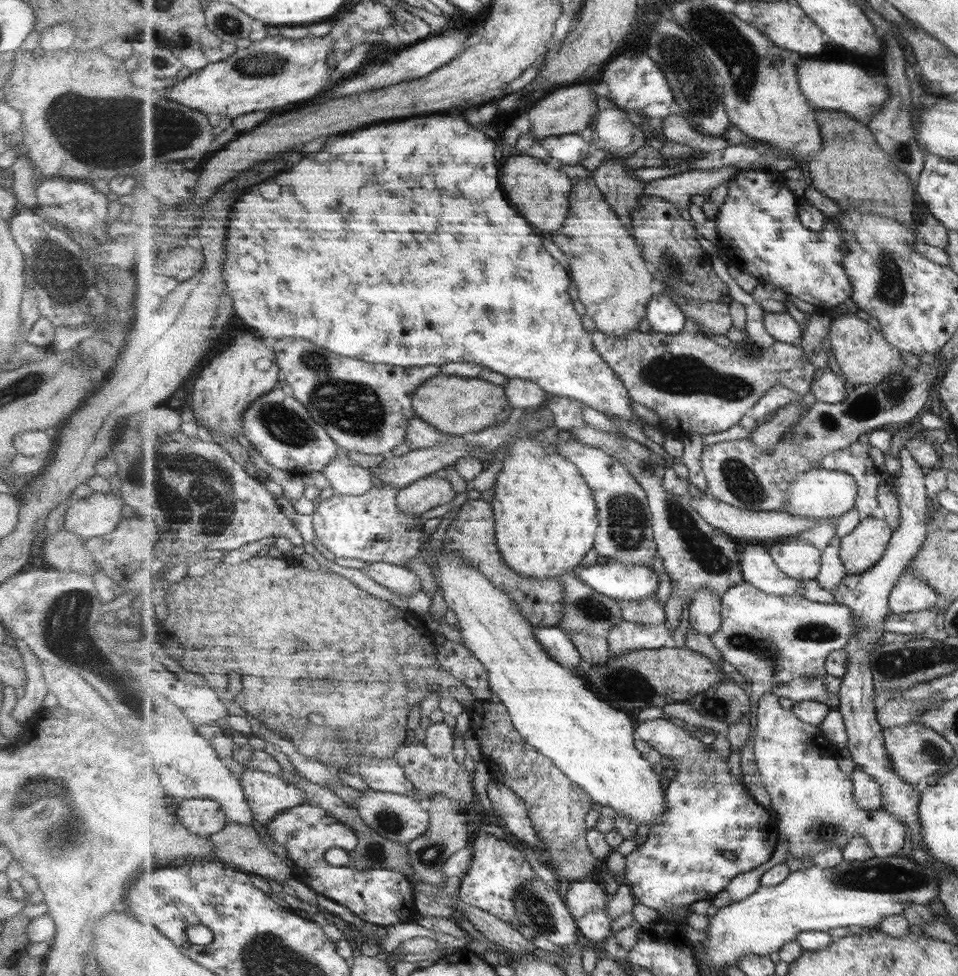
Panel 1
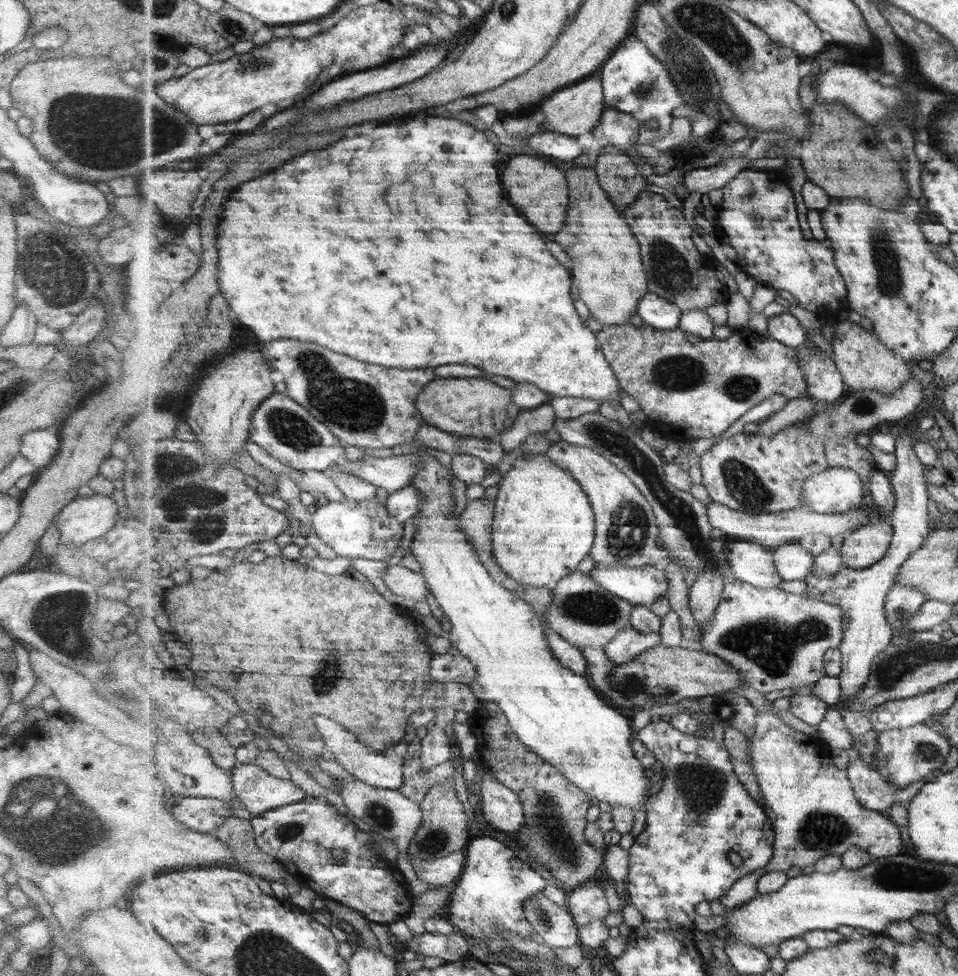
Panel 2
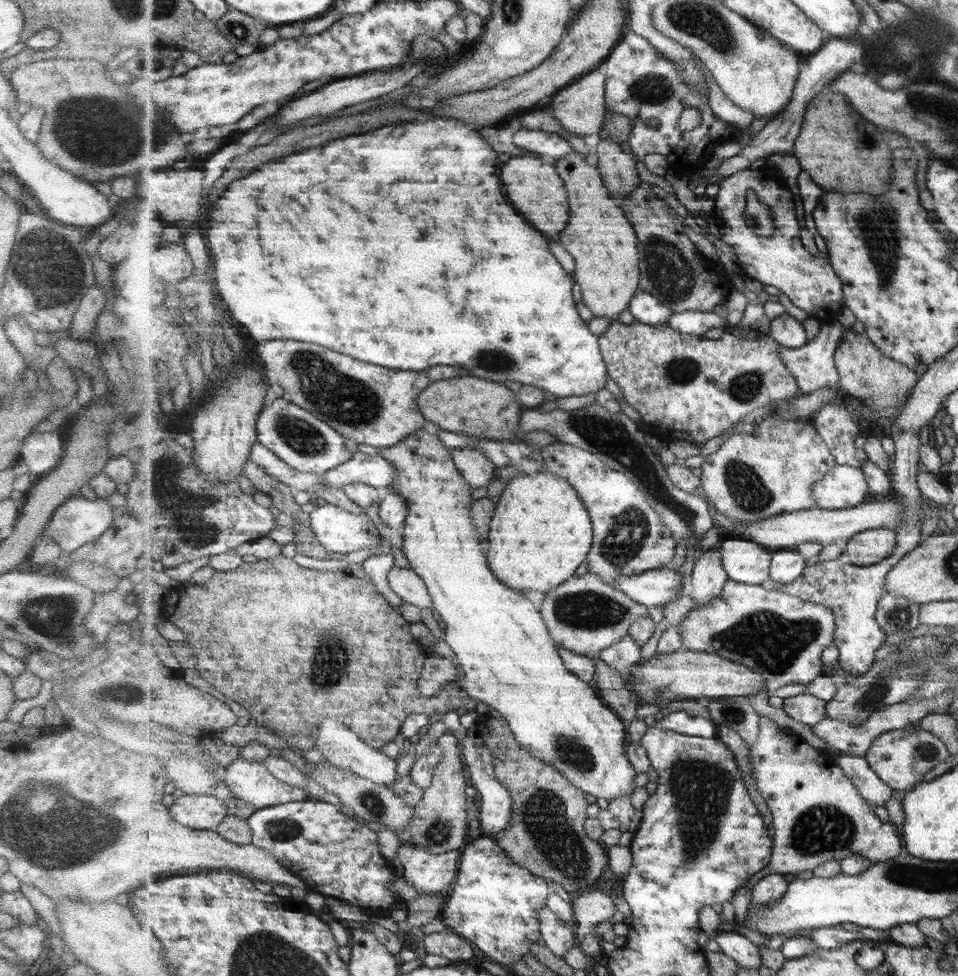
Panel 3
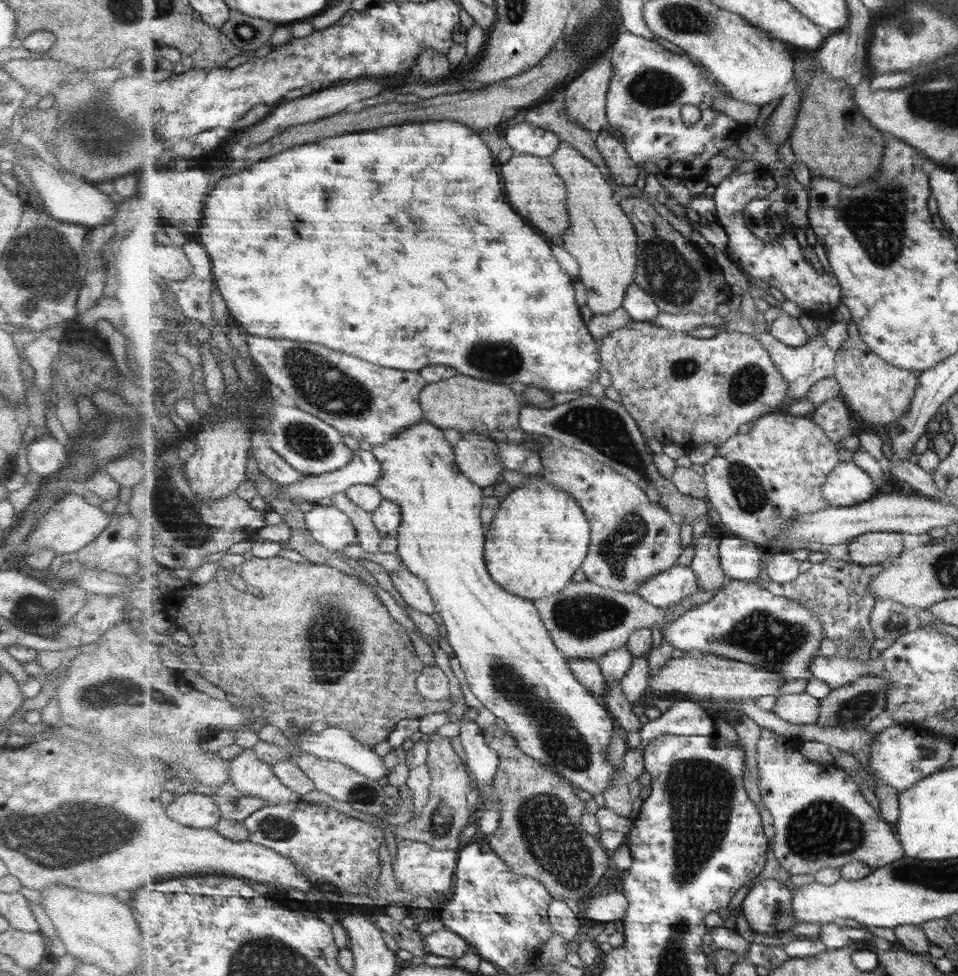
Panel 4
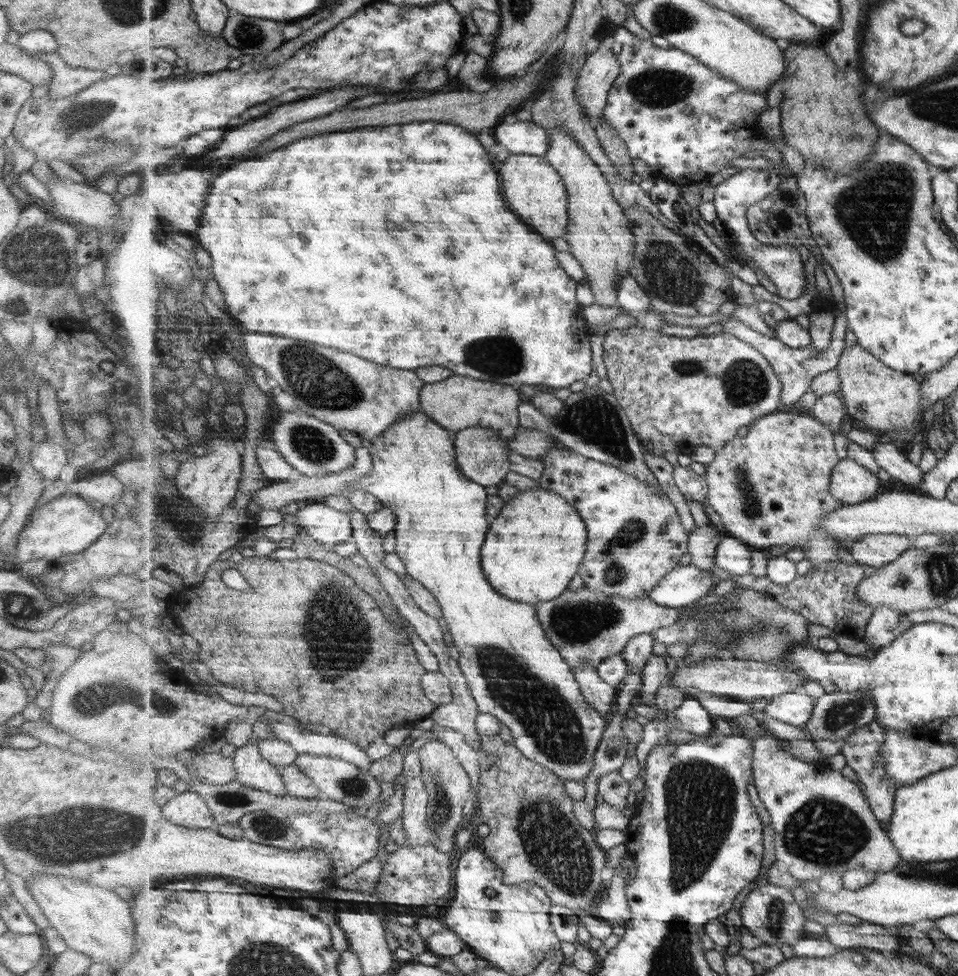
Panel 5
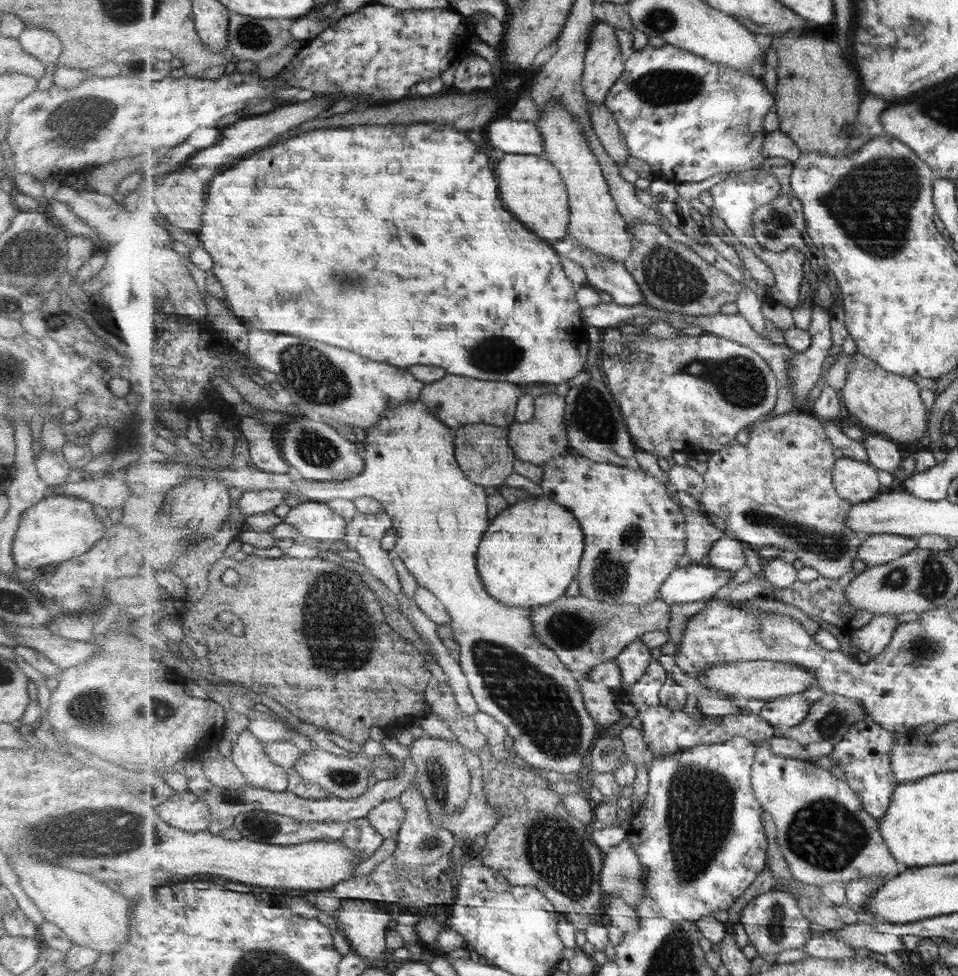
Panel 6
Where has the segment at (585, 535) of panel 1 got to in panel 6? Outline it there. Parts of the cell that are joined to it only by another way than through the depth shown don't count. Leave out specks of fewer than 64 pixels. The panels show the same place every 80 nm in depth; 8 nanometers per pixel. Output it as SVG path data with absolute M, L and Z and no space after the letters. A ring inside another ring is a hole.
M530 495L491 520L477 554L488 593L517 608L540 607L565 596L585 554L585 533L577 517L549 496Z

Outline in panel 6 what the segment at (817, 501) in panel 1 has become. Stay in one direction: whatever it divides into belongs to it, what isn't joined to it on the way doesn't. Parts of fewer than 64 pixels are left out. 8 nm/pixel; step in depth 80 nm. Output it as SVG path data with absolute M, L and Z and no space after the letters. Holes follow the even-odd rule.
M841 457L832 470L837 492L852 504L877 499L881 492L879 470L869 460Z

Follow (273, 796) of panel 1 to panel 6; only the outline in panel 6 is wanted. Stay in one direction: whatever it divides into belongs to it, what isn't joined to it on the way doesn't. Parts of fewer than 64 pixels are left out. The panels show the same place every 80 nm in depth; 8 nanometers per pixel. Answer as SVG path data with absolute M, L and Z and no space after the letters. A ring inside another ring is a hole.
M250 728L242 730L238 735L230 759L241 769L252 786L273 792L288 790L289 770L272 759L265 743Z

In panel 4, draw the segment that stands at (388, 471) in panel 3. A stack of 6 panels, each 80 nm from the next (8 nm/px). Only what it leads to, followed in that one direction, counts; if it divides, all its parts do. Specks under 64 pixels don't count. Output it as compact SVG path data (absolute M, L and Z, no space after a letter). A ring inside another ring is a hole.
M358 449L348 466L322 476L307 475L303 482L285 486L284 496L293 500L299 496L314 505L325 497L346 492L359 484L375 486L381 478L383 478L383 467L375 454L369 450Z

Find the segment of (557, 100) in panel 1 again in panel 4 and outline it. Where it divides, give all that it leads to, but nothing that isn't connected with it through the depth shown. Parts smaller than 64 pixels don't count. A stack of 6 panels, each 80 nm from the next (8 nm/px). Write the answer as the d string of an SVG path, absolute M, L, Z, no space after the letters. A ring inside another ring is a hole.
M607 52L597 55L595 60L567 85L566 105L568 117L593 132L599 133L611 130L612 126L609 124L606 115L606 104L612 78L613 62L611 62L611 55Z

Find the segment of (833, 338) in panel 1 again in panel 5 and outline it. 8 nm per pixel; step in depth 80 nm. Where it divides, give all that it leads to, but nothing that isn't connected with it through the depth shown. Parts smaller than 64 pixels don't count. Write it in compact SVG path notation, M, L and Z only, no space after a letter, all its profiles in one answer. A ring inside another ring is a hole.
M858 343L846 347L837 370L842 378L839 394L844 399L848 415L864 423L869 430L878 433L909 431L921 419L922 385L910 373L893 370Z

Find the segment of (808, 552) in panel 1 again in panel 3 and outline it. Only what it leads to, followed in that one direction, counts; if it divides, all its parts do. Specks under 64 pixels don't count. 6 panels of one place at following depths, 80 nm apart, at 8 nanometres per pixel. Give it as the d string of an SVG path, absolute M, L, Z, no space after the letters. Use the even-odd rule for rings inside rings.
M794 548L774 550L770 578L783 585L788 585L795 582L807 567L807 560Z

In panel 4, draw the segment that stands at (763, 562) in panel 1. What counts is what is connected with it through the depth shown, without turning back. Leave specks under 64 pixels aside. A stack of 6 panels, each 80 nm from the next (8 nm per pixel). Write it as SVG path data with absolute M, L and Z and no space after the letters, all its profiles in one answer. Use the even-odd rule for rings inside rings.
M725 536L720 540L721 568L730 580L750 582L761 572L763 561L768 562L768 555L754 543L745 542L737 537Z

